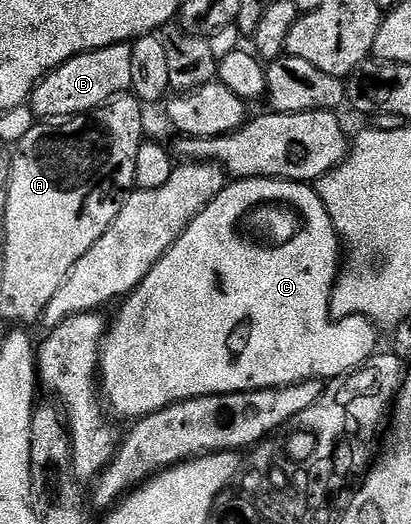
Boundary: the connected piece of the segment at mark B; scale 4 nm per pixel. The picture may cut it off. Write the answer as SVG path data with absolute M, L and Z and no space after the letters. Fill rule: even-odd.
M109 45L68 59L59 69L51 69L30 94L28 109L38 119L65 119L91 113L132 90L132 51L130 45Z

